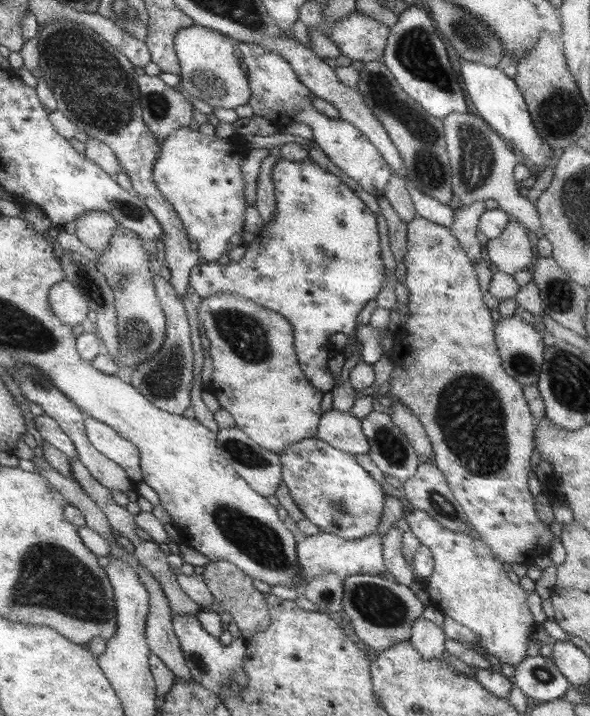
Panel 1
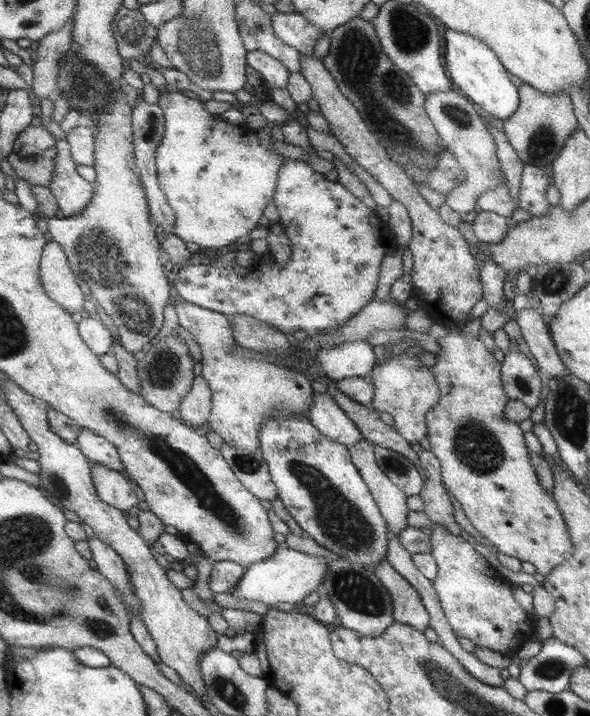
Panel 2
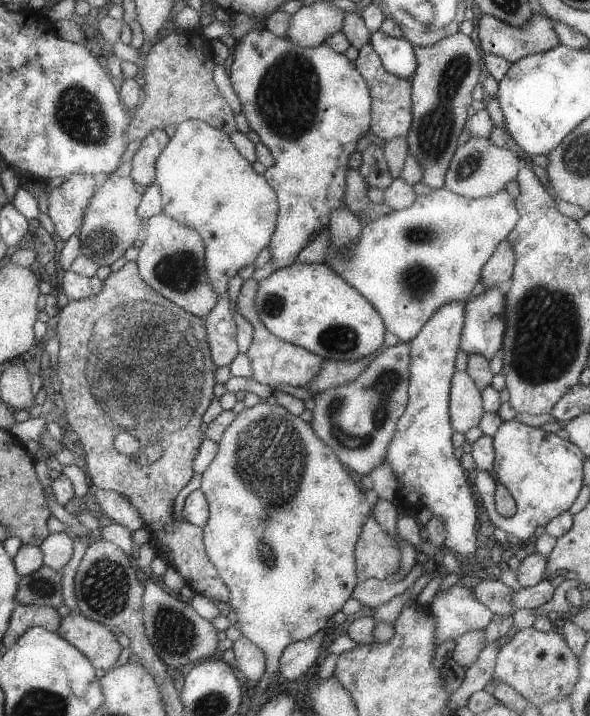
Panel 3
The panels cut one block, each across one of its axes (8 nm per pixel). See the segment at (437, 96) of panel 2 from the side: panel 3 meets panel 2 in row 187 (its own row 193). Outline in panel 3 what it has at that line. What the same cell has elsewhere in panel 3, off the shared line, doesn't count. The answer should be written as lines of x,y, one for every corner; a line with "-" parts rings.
470,136
452,155
448,170
445,172
444,187
461,198
491,196
499,190
504,190
505,184
516,177
520,165
520,160
511,150
495,146
488,138

